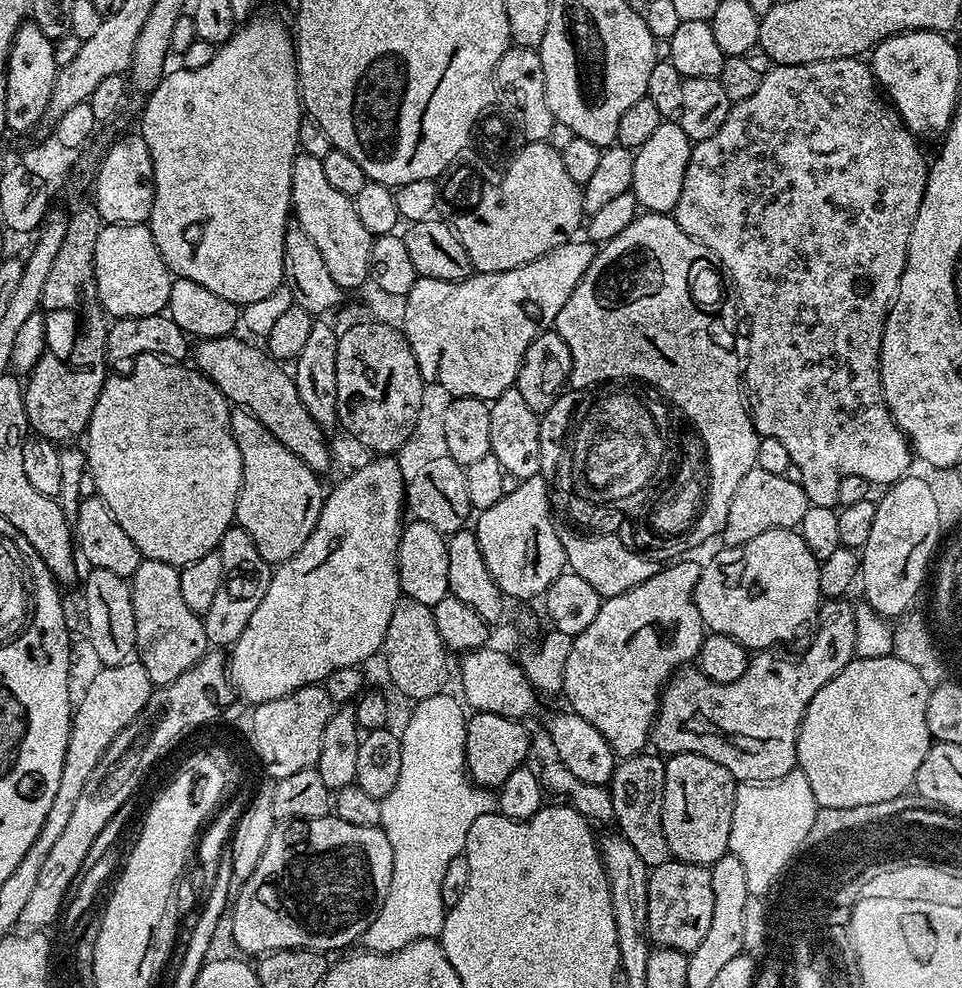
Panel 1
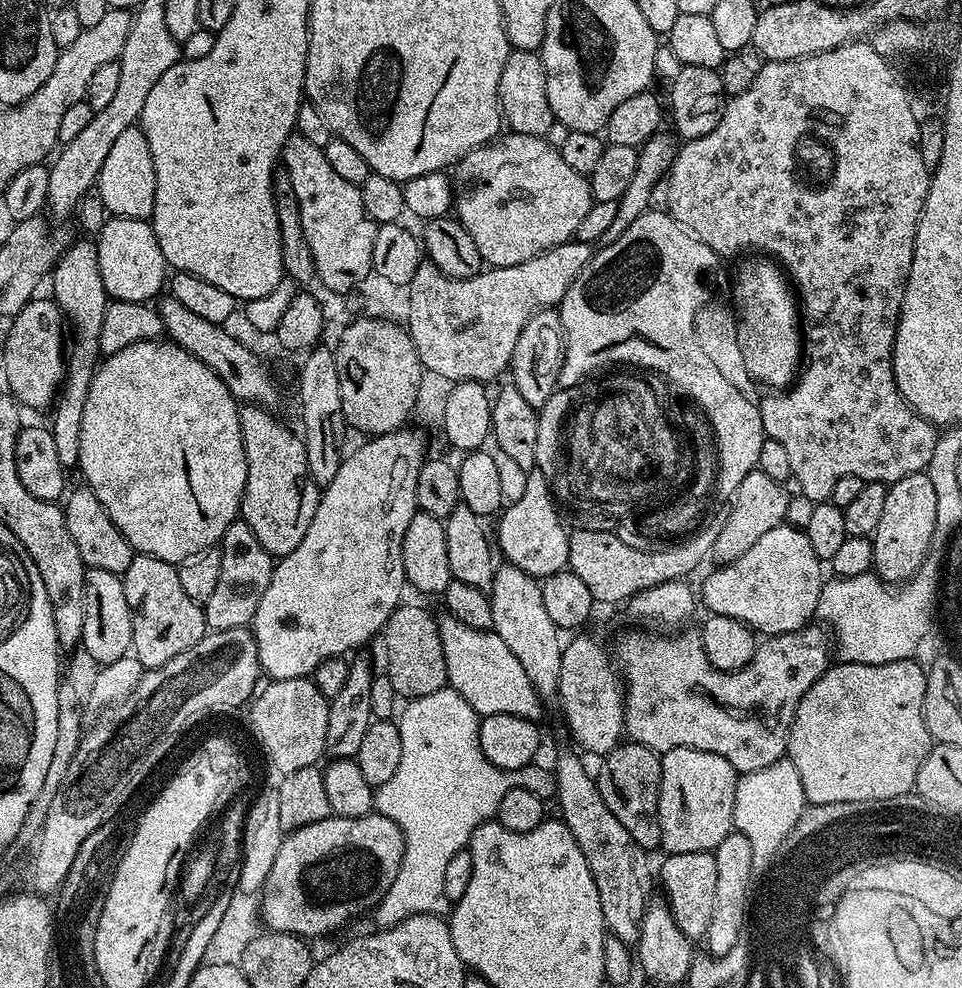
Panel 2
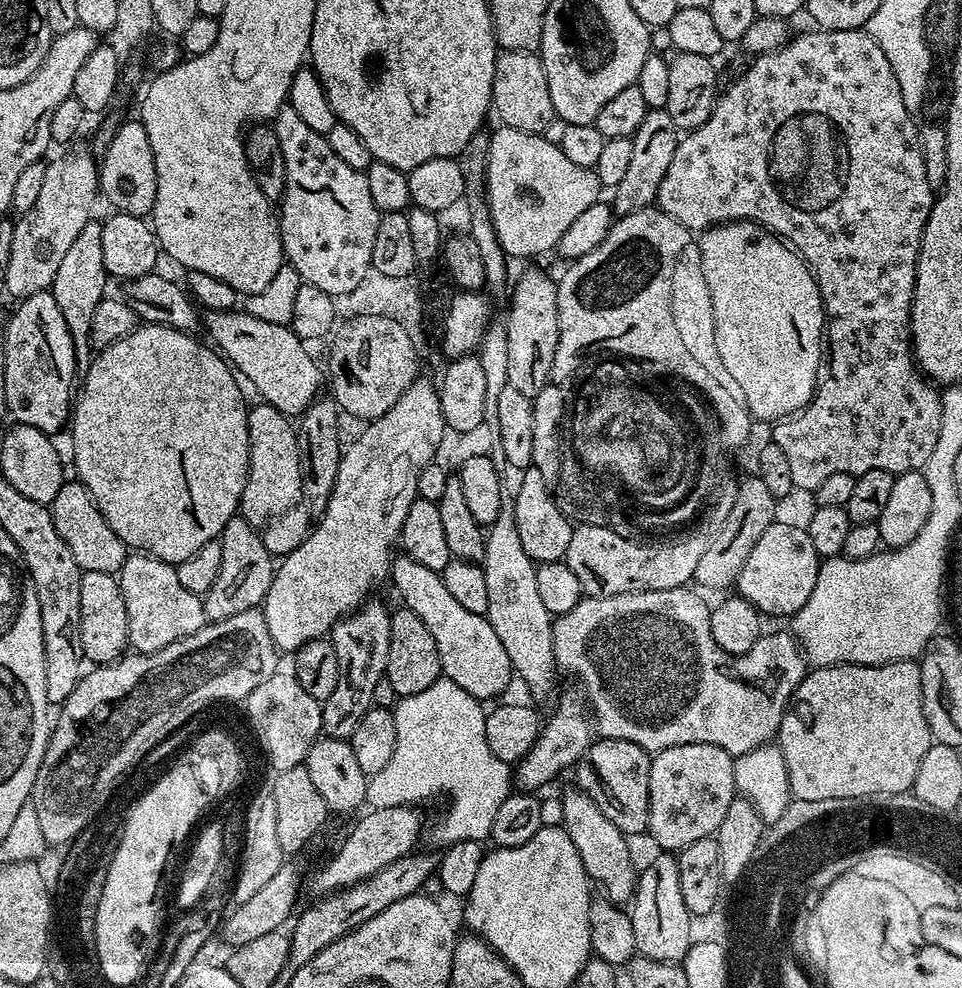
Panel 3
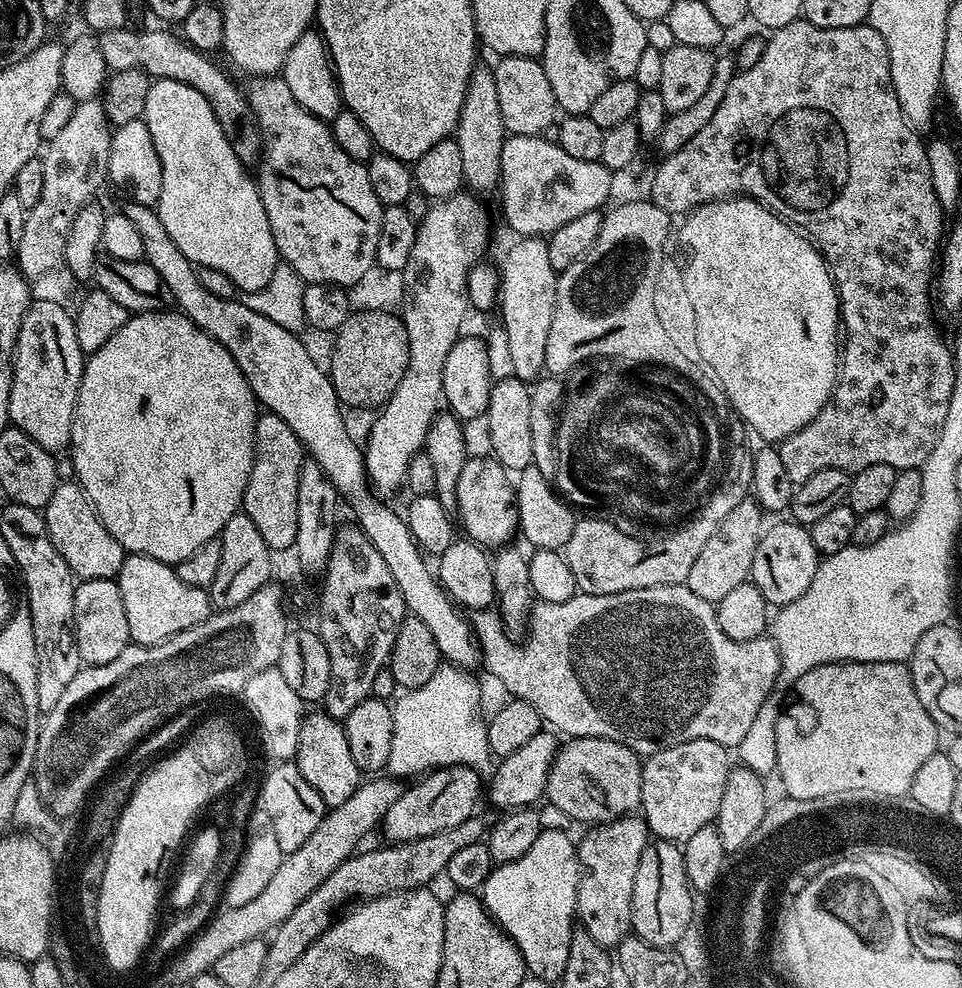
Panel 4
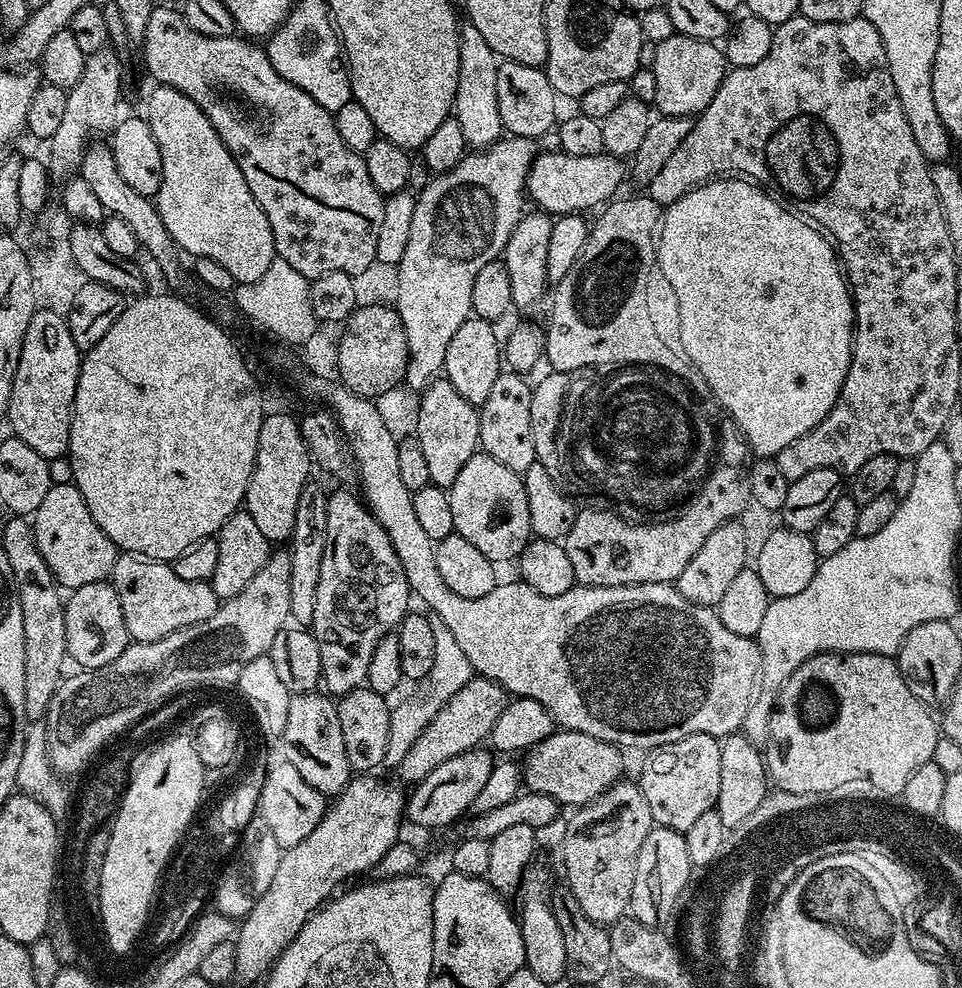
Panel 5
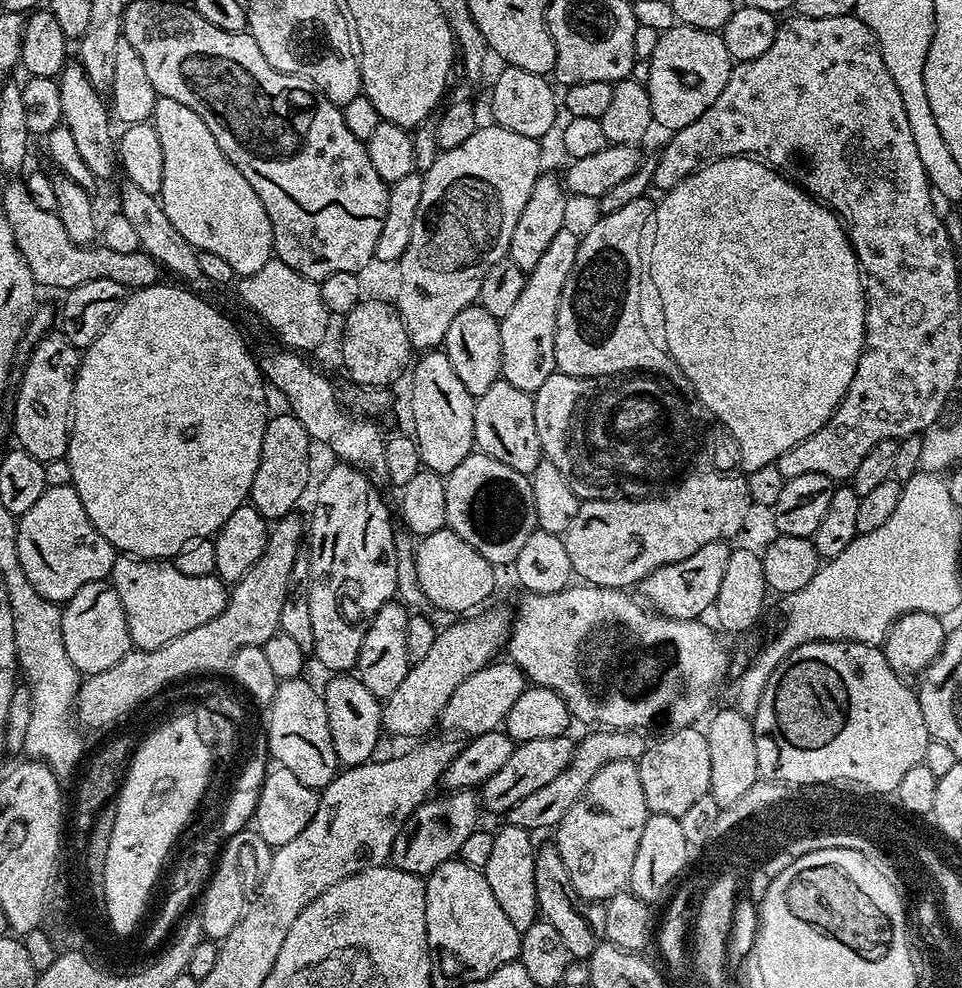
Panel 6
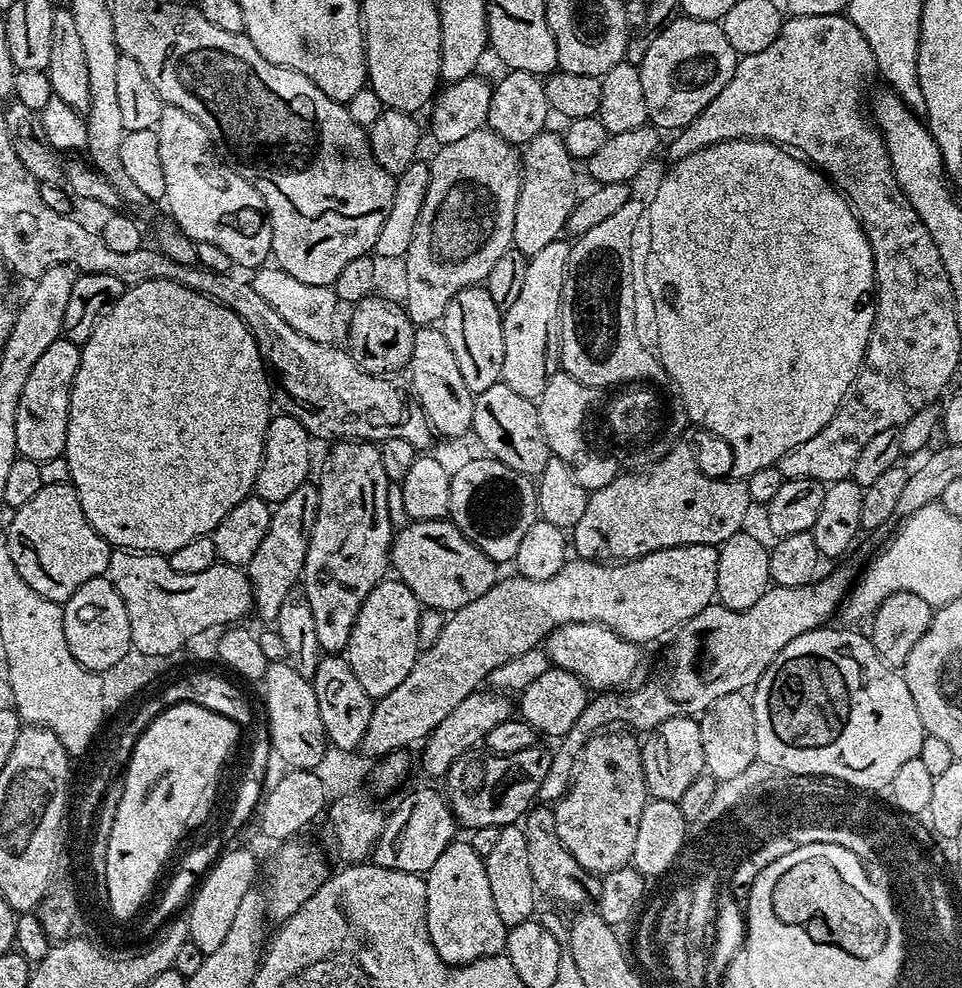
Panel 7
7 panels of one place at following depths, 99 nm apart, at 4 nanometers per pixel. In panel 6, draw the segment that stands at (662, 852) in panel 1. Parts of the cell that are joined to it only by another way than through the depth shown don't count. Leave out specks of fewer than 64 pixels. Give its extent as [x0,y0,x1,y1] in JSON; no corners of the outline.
[478,734,574,814]

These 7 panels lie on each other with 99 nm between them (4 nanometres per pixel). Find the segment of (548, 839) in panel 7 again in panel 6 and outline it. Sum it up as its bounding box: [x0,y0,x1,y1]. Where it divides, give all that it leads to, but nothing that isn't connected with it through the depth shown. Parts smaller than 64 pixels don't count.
[534,843,602,962]

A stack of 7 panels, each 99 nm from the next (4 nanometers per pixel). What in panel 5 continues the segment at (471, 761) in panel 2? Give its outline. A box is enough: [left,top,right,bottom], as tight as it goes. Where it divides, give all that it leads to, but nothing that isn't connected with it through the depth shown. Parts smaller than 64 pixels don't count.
[383,612,475,768]

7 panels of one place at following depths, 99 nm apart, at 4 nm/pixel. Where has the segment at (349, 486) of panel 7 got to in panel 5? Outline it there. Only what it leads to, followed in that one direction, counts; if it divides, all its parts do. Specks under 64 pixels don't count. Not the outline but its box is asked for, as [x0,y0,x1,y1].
[310,492,410,698]

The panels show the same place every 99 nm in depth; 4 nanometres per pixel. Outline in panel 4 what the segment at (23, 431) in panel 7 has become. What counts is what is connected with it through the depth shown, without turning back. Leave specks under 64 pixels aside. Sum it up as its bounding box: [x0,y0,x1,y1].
[8,299,86,454]

